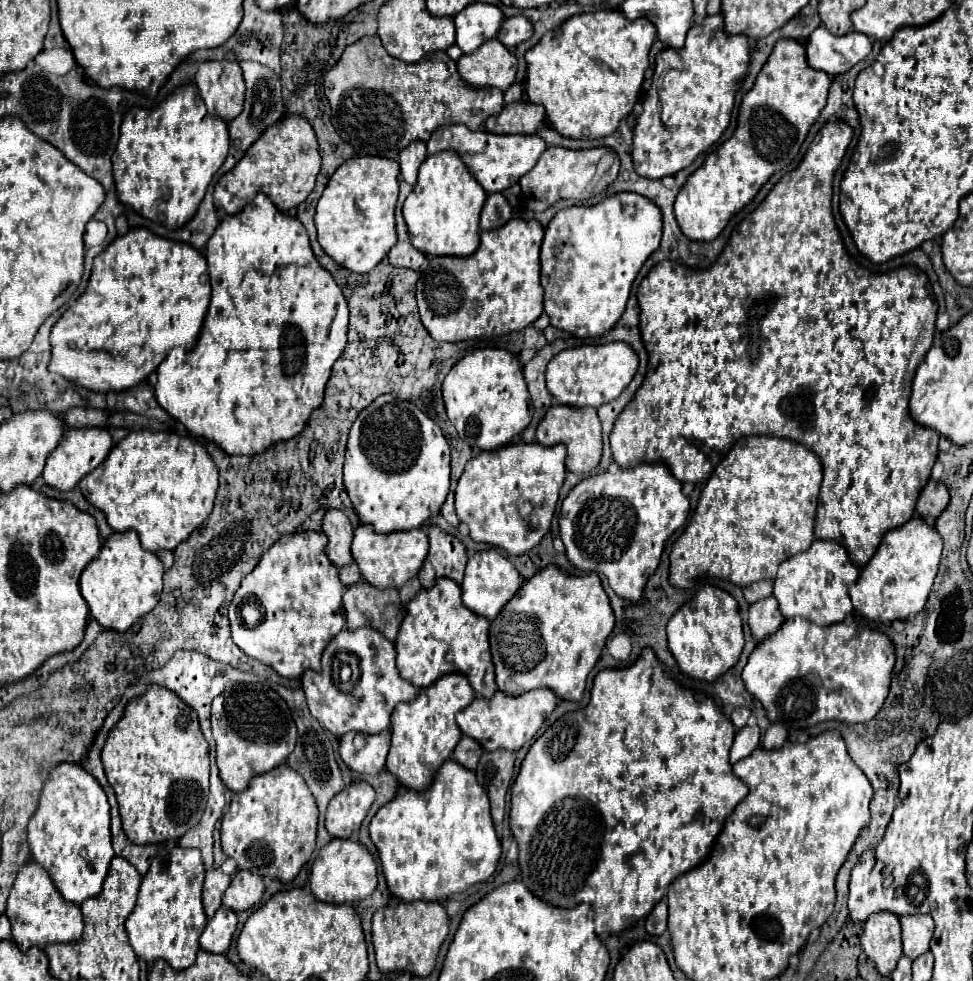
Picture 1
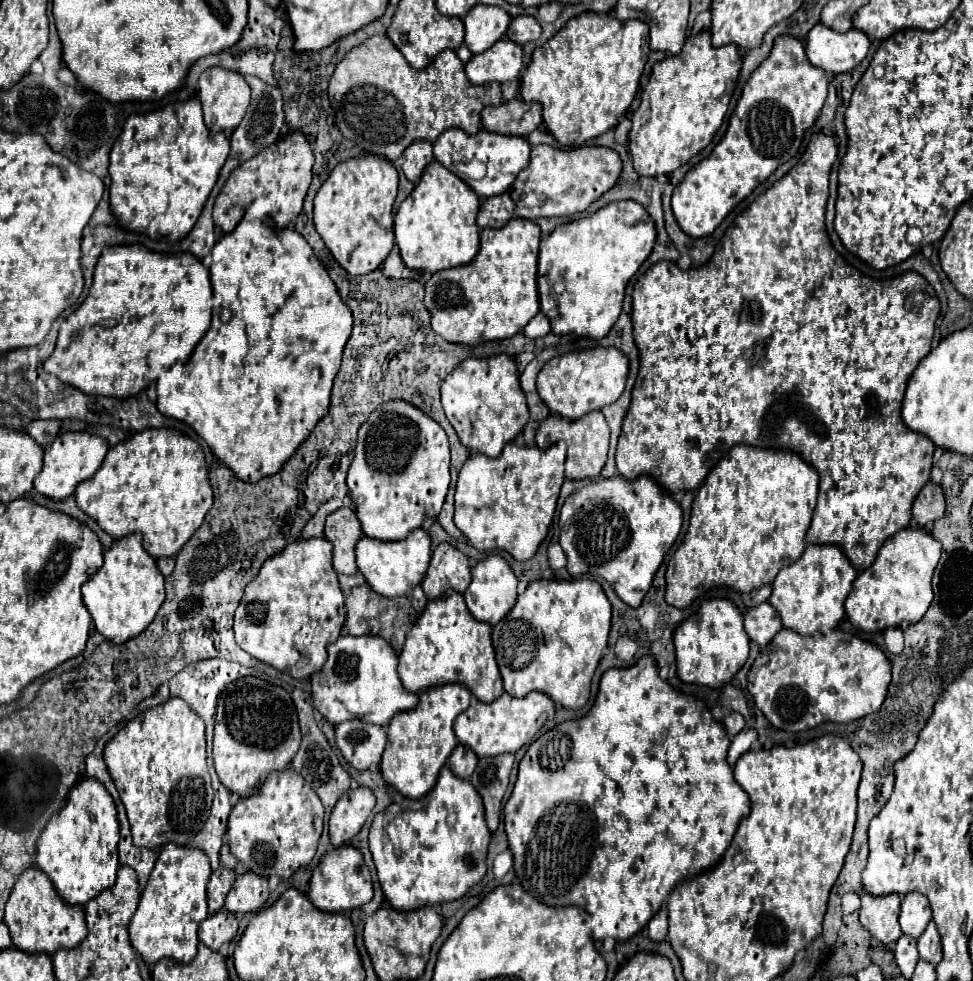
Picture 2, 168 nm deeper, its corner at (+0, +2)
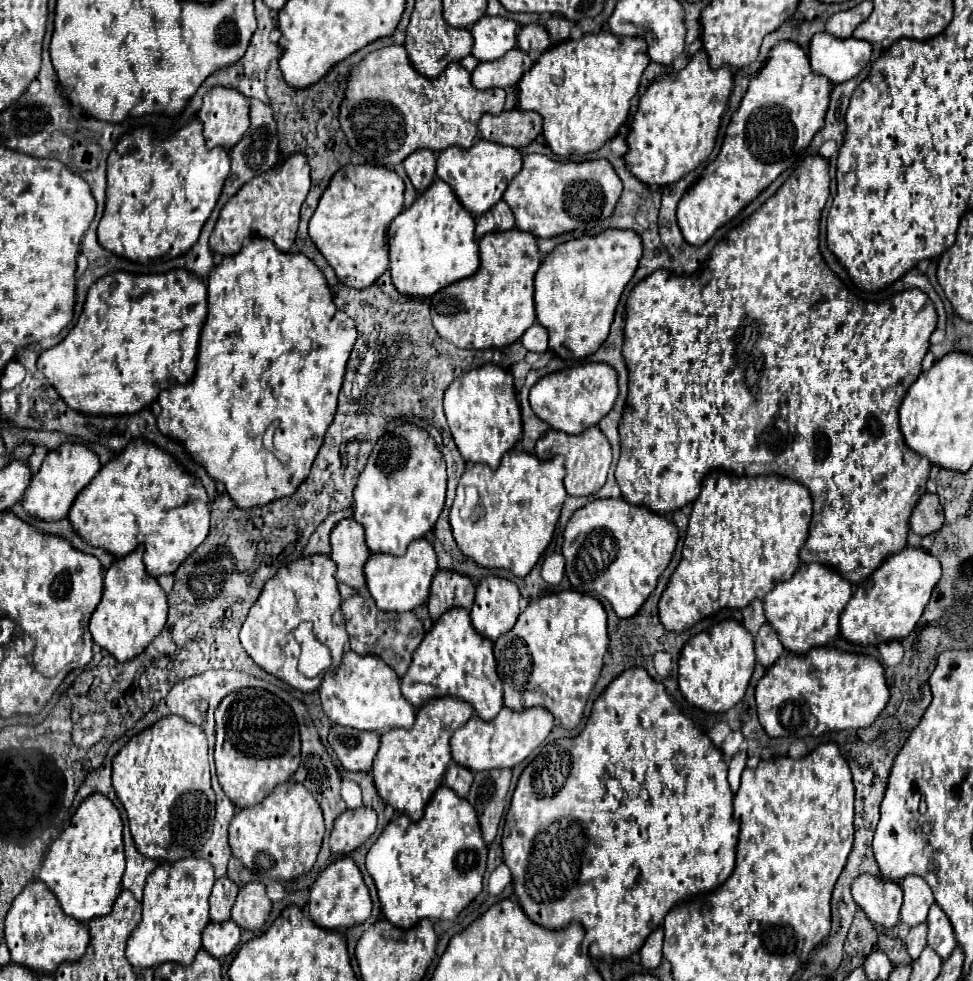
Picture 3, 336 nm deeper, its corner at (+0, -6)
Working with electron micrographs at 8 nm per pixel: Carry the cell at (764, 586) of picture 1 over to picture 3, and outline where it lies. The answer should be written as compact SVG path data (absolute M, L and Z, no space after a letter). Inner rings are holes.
M752 600L744 610L742 610L742 616L744 616L744 626L756 634L760 630L760 626L766 622L766 616L764 616L764 606L762 606L762 600Z

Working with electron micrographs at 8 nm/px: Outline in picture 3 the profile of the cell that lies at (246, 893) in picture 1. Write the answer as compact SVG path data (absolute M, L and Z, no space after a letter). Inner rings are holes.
M248 882L240 888L232 906L232 920L246 930L258 930L266 924L272 910L272 902L266 896L262 882Z

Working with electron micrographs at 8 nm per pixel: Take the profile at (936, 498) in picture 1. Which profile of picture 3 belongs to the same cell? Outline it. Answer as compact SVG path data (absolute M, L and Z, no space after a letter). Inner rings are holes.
M924 494L910 516L910 530L918 536L928 536L940 530L944 524L944 510L936 494Z

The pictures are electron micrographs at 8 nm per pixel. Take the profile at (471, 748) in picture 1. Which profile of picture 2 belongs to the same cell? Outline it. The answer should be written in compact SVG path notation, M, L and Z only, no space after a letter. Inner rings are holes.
M458 744L452 752L452 756L448 758L448 766L460 778L470 778L476 764L478 764L478 756L470 748L466 748L464 744Z

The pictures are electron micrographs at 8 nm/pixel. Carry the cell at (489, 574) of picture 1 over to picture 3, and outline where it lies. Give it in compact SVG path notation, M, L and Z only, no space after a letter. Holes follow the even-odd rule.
M486 576L484 580L480 580L480 584L476 586L476 600L470 612L472 626L476 628L476 632L480 632L480 636L486 636L488 640L496 642L502 634L512 630L512 626L518 620L518 614L520 614L520 592L514 582L500 576Z

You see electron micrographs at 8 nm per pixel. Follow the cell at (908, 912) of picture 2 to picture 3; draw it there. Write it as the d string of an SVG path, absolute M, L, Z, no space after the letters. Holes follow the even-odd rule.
M908 874L906 878L902 878L900 886L904 890L904 904L900 910L900 920L908 926L924 922L934 902L930 886L926 884L922 876L916 876L916 874Z

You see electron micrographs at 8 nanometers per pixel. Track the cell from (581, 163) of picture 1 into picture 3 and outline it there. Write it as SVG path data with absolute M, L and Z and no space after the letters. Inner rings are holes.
M526 154L522 158L522 170L512 178L504 192L504 200L516 216L516 228L534 234L536 238L552 238L568 232L584 232L596 228L602 220L610 218L616 202L622 194L622 180L614 172L608 160L584 160L584 162L554 162L542 154Z

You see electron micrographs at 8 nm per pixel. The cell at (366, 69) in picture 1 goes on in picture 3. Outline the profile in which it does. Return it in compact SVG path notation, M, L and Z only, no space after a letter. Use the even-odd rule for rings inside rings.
M386 46L370 52L358 66L352 68L348 92L344 104L340 106L338 118L354 152L366 156L372 164L392 170L406 156L420 148L428 148L432 152L440 152L448 146L470 148L478 134L478 118L482 114L500 114L504 108L504 100L506 94L502 88L476 90L470 82L470 72L466 72L458 62L452 62L438 78L430 80L414 70L404 46Z

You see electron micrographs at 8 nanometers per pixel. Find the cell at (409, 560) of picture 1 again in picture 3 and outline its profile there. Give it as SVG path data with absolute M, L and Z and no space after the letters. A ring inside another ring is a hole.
M420 538L414 540L406 554L390 556L390 554L372 554L364 566L366 572L366 586L376 600L376 606L384 612L410 612L422 604L426 604L430 594L430 582L438 572L436 552L434 546Z

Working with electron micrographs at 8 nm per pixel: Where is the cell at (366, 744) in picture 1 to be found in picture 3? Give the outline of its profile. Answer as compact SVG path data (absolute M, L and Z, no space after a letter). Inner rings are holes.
M332 726L328 734L328 742L346 770L370 772L374 756L378 752L380 736L370 730Z

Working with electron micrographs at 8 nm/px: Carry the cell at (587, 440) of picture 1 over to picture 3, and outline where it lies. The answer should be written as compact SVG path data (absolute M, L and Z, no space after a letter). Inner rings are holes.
M592 426L588 430L584 430L582 434L570 436L558 430L548 430L538 442L536 442L536 458L538 460L552 460L554 456L564 456L564 468L566 468L566 492L570 496L590 496L596 494L604 482L606 482L606 474L612 462L612 450L610 450L610 442L606 440L606 436L600 432L600 428Z

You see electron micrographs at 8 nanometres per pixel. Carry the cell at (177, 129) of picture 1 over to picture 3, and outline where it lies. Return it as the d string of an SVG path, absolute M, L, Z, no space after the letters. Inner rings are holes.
M198 120L168 140L156 137L149 127L126 134L108 156L106 208L98 224L100 246L138 264L186 254L212 214L228 172L228 150L208 150Z

